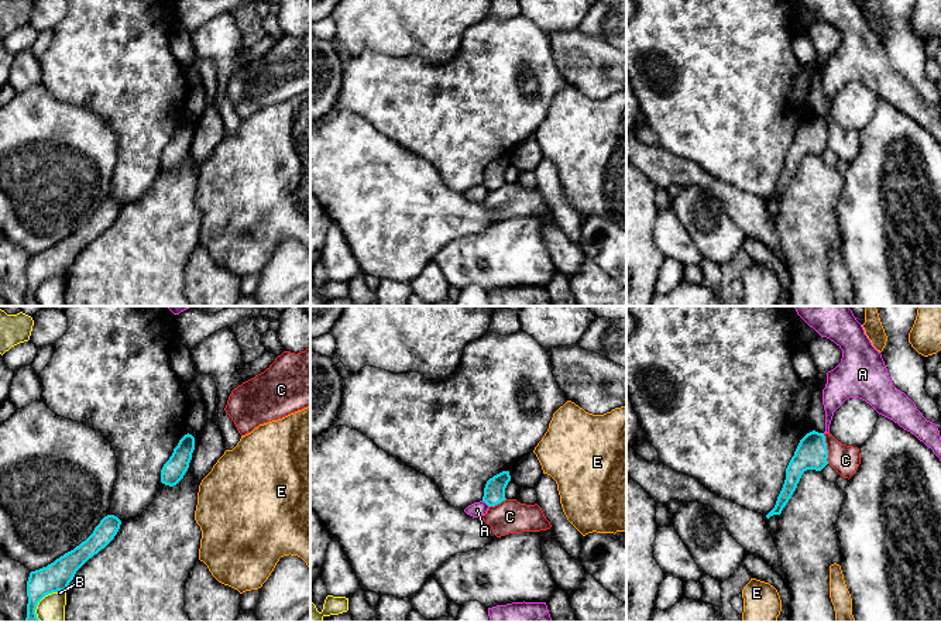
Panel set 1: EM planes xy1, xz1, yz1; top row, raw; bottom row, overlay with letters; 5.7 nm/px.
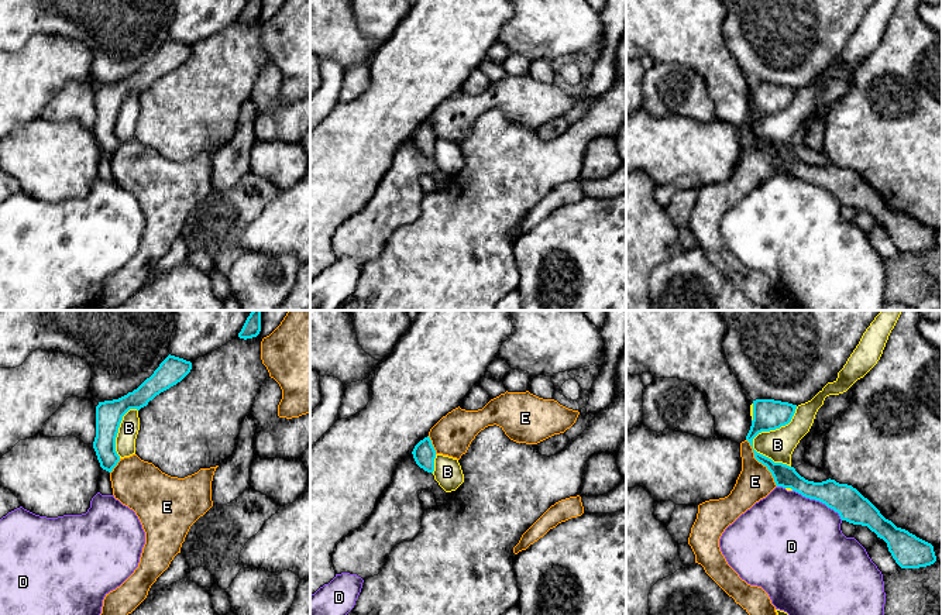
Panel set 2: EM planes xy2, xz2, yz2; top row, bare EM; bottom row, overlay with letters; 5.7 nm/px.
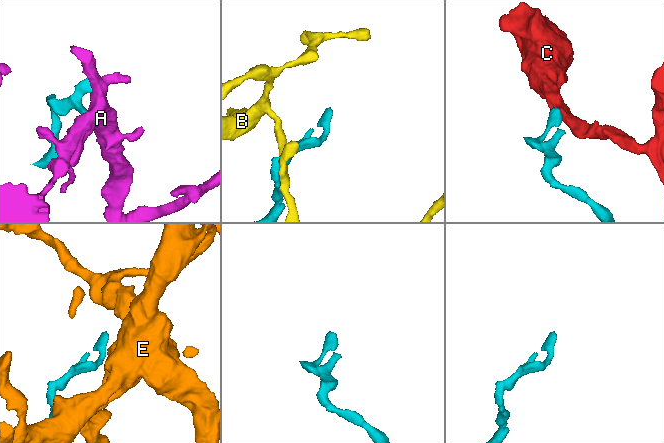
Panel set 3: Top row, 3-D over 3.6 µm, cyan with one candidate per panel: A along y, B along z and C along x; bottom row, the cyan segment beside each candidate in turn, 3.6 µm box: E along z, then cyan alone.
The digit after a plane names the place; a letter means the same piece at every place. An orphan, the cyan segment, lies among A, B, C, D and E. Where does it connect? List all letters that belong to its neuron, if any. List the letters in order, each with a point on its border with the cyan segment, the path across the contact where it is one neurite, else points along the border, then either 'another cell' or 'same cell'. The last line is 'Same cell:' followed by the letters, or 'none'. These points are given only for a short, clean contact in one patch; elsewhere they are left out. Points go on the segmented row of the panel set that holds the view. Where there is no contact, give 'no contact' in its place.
A: xz1 (486, 502) | across xz1 (494, 492), (486, 502), (477, 509) | same cell
B: yz2 (756, 435) | another cell
C: yz1 (826, 449) | along yz1 (823, 433), (828, 463) | another cell
D: yz2 (818, 500) | another cell
E: yz2 (760, 461) | along yz2 (746, 439), (753, 456), (766, 467), (777, 485) | another cell
Same cell: A

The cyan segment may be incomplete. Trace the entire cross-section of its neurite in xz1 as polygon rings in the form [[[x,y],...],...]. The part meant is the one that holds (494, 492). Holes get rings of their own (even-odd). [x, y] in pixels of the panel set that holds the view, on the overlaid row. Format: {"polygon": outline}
{"polygon": [[[502,471],[490,478],[484,488],[484,496],[480,502],[468,505],[464,512],[473,518],[481,518],[490,506],[495,506],[505,501],[505,488],[511,481],[509,471]]]}

